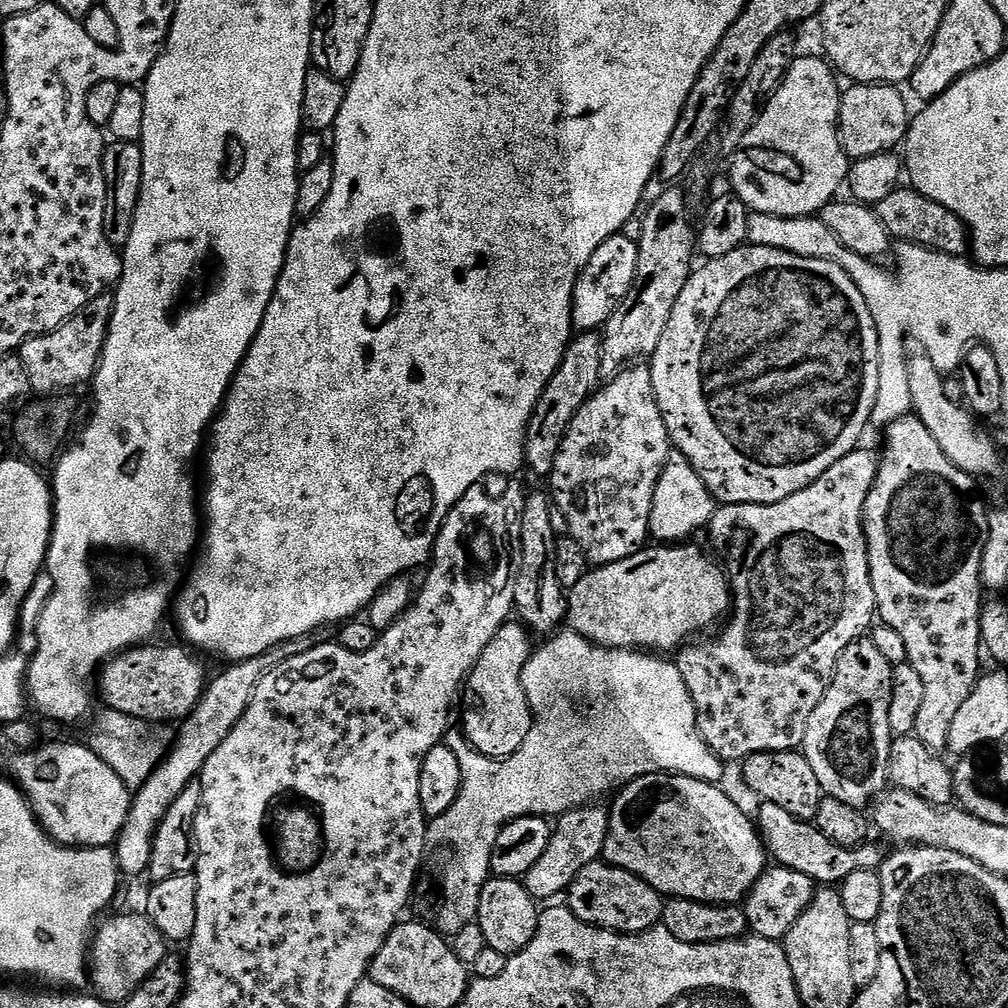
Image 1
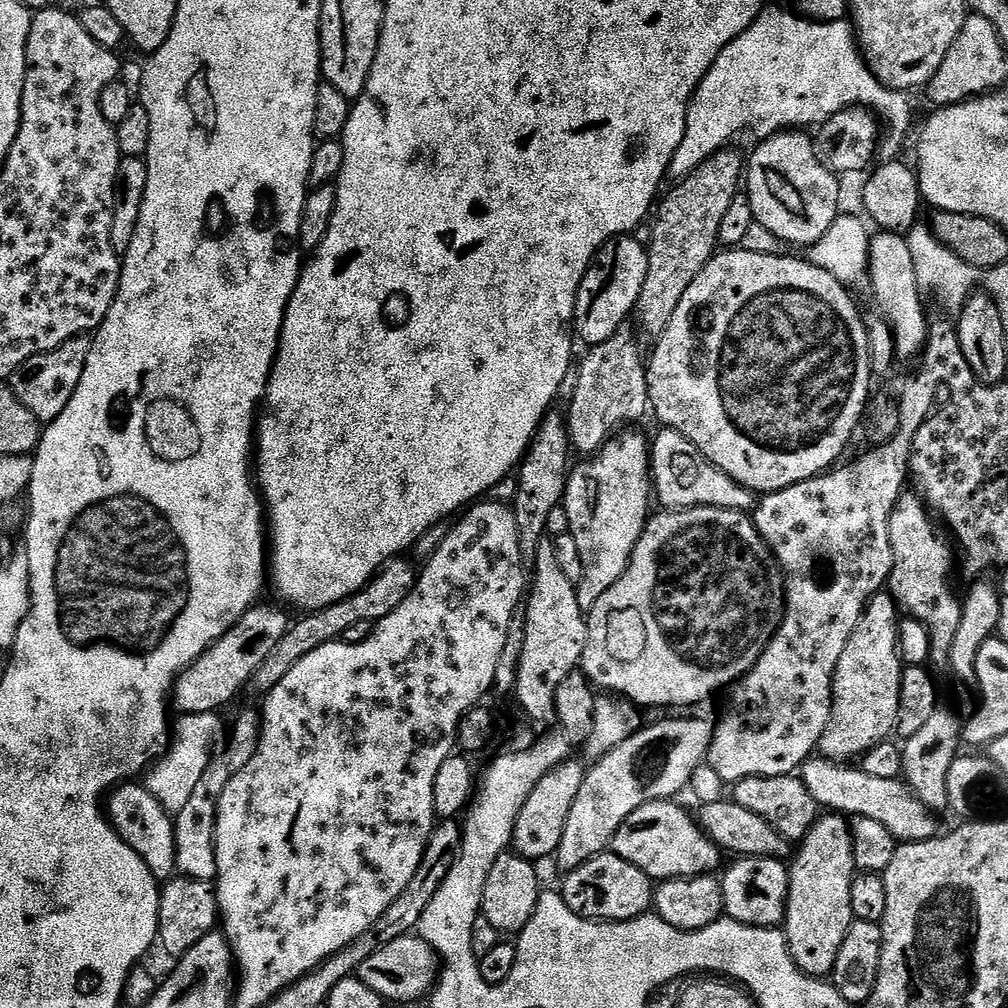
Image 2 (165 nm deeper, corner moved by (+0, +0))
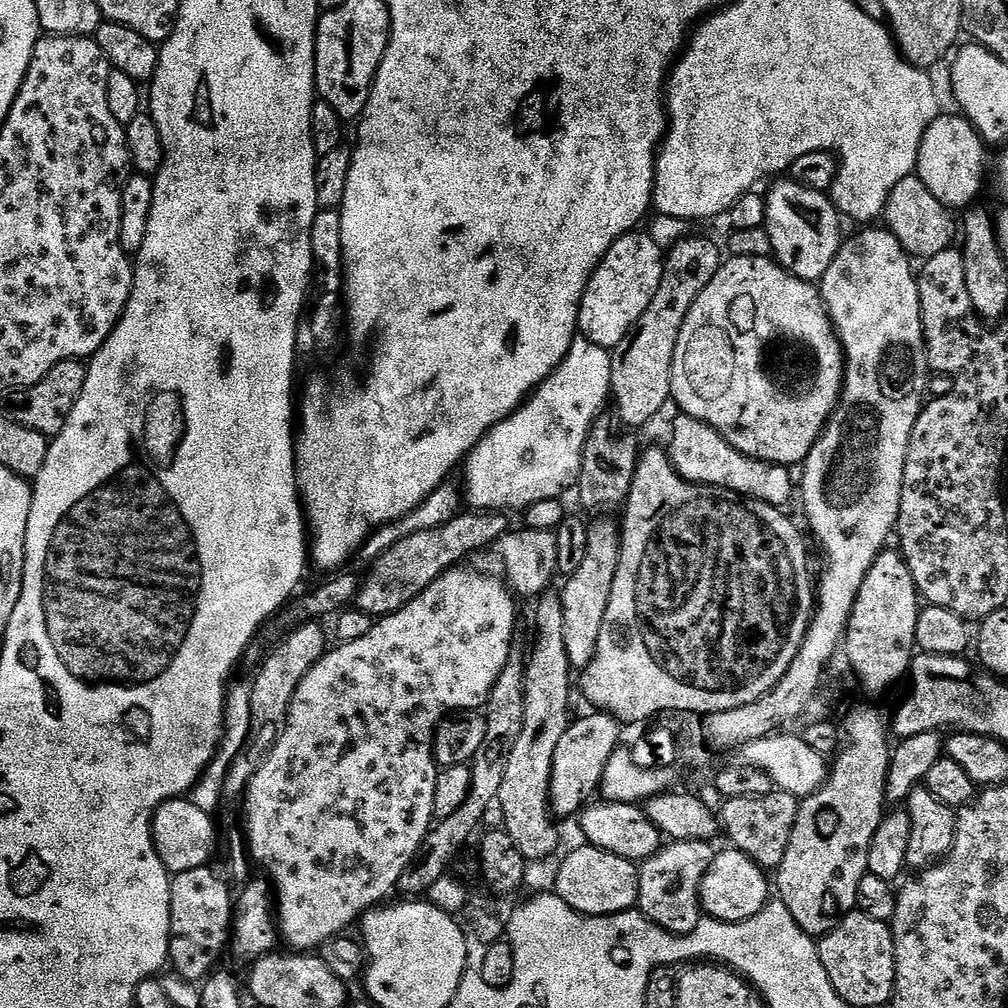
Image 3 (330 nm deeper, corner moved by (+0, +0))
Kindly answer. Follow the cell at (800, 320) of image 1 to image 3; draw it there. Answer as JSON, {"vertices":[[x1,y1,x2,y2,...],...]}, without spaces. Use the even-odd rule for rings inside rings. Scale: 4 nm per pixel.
{"vertices":[[767,255,758,256,732,256,725,259,720,269,710,278,710,282,698,294,694,306,686,314,682,322,682,330,678,334,678,340,674,346,672,369,670,370,670,397,671,403,680,407,679,411,685,416,692,416,695,420,701,420,703,424,709,424,734,450,746,454,755,460,764,460,768,464,783,464,785,466,803,465,821,429,827,423,828,417,840,397,840,390,844,385,844,355,840,346,840,340,836,337,832,327,832,320,828,316,828,310,824,307,824,297,815,283,798,278,781,268,775,259]]}

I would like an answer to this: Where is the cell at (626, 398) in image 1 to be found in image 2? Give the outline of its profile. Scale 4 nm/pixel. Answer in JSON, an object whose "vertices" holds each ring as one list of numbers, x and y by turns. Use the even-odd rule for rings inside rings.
{"vertices":[[621,430,612,439,602,445,598,451,591,453,580,465,573,467,568,473,568,485,564,491,562,506,566,510,568,530,578,542,578,554,582,554,584,573,576,585,580,607,590,610,618,578,626,570,634,550,638,546,638,538,642,538,642,530,648,525,650,509,648,503,653,503,654,489,650,475,650,440,636,430]]}

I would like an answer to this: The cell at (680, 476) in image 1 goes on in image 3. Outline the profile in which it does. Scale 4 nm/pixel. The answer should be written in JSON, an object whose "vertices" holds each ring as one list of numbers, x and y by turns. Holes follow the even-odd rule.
{"vertices":[[677,415,672,424,672,441,666,444,666,451,676,473,692,484,710,484,714,488,727,488,739,496,751,496,783,509,784,504,794,500,794,476,783,464,768,464,764,460,755,460,730,446,709,424,695,420,692,416]]}

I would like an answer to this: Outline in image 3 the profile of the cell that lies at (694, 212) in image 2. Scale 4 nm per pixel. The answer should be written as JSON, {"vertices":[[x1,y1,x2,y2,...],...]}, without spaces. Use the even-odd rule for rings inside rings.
{"vertices":[[684,238,678,241,671,250,667,251,664,258,664,273,662,282,658,282,658,292,646,306,642,318,618,342,616,348,611,349,612,355,612,389,610,400,616,403,616,412,620,415,620,420,628,428,640,428,647,420,652,420,656,416,656,411,665,403,669,403,672,391,670,390,670,370,672,369,672,358,674,356,674,346,678,340,678,334,682,330,682,322,694,306,698,294,714,278,714,274,720,269,722,255,715,244,706,238]]}

